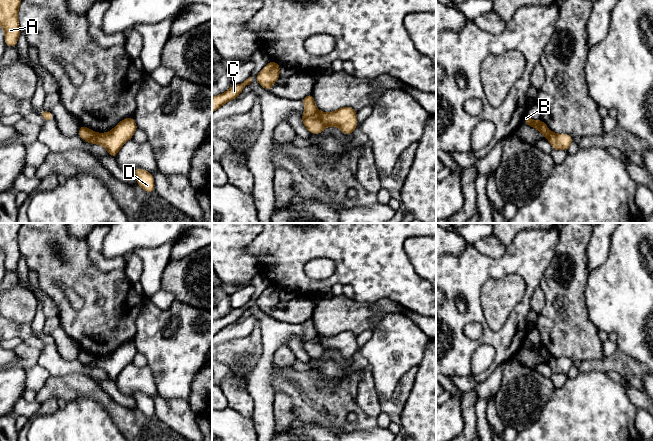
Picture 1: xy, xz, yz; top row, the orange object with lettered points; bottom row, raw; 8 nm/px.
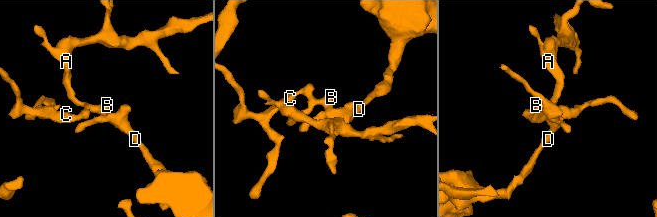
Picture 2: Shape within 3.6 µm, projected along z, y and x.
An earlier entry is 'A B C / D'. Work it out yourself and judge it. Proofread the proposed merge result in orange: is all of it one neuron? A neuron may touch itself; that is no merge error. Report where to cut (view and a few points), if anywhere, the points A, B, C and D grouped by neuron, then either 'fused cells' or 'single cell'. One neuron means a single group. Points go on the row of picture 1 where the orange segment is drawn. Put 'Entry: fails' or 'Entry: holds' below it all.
cut in xz along (318, 111), (303, 117); A B C / D; fused cells
Entry: holds

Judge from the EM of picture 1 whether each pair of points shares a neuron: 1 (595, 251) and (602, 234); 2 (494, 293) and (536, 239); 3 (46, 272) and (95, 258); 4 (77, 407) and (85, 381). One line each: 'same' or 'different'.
1: same
2: different
3: different
4: different

